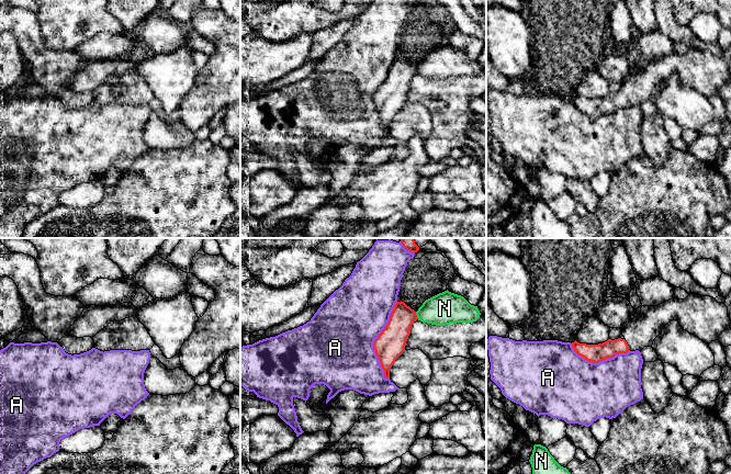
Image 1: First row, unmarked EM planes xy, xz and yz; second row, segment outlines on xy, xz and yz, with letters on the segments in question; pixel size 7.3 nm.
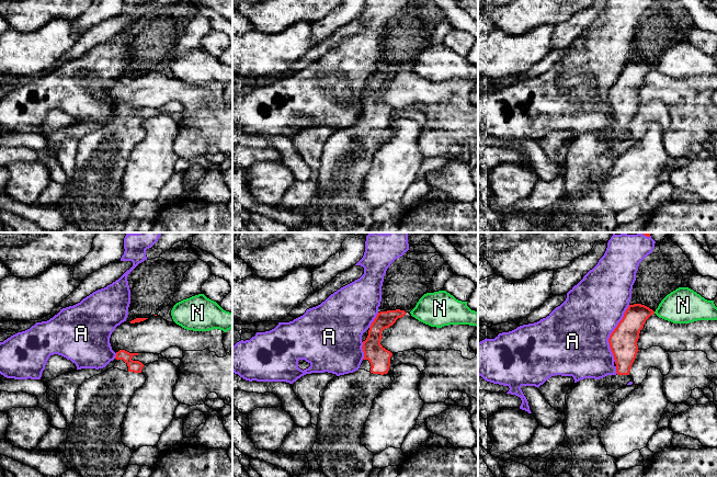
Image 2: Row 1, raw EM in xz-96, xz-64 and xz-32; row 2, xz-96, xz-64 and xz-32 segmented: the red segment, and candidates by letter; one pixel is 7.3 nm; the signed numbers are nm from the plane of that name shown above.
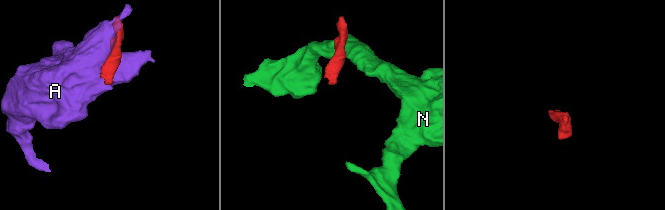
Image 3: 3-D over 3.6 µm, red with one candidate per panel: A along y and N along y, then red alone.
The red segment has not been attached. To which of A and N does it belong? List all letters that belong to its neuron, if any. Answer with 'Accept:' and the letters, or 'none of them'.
Accept: none of them

